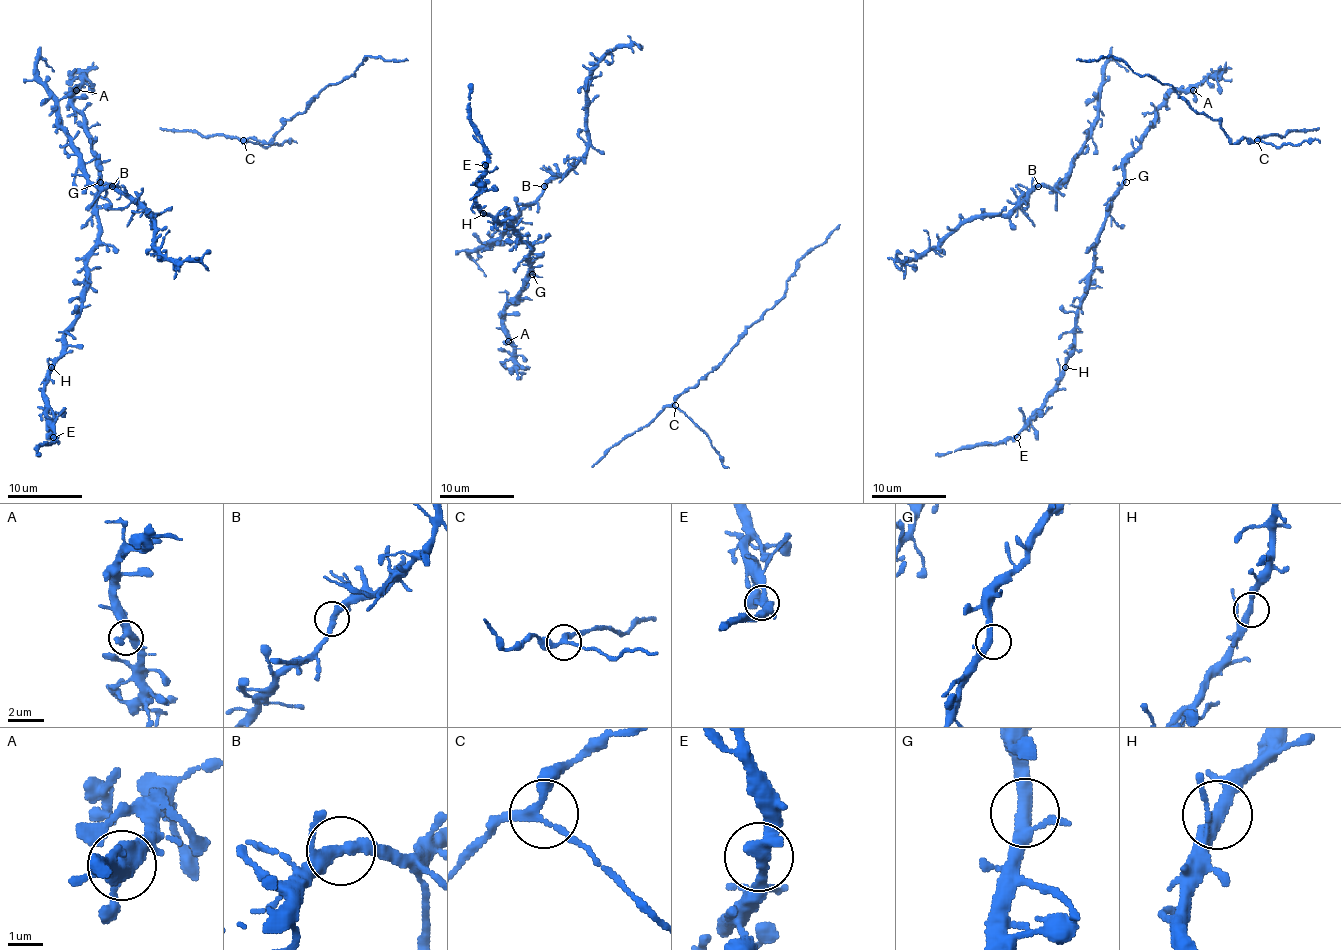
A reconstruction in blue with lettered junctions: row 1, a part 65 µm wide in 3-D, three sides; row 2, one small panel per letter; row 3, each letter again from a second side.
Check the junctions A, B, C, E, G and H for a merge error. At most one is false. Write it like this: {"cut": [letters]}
{"cut": []}

